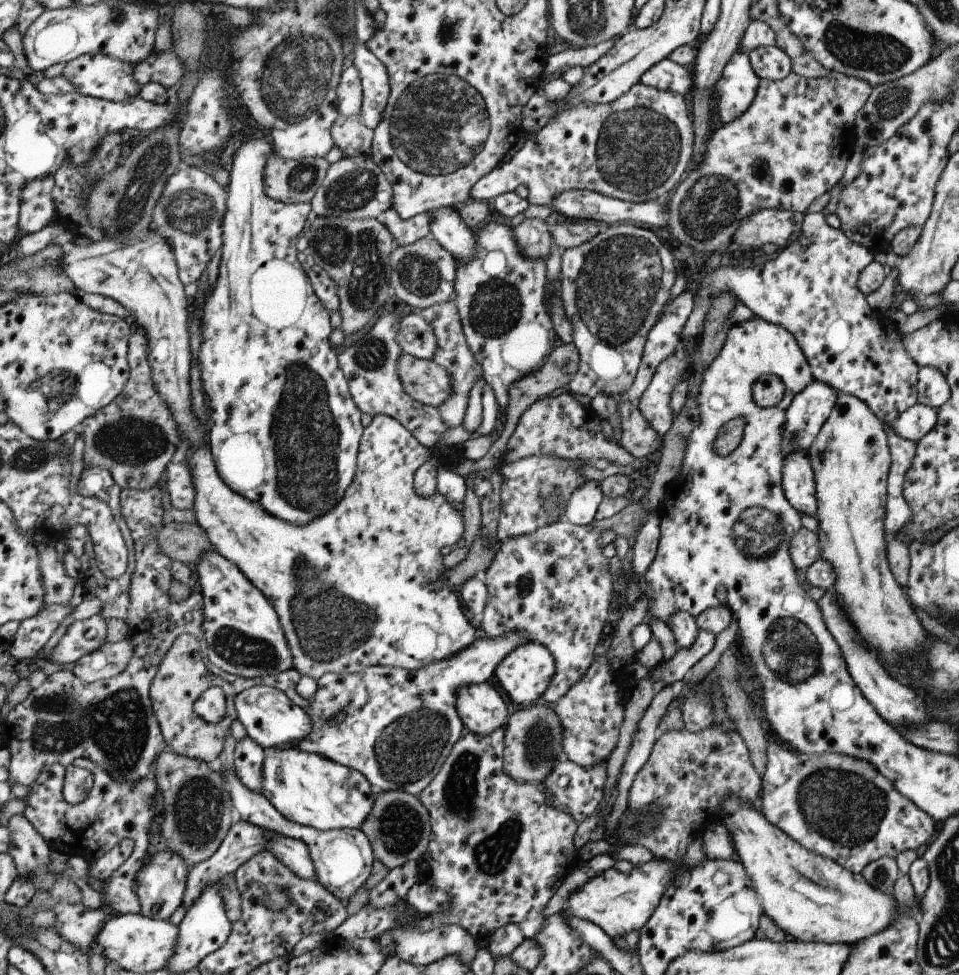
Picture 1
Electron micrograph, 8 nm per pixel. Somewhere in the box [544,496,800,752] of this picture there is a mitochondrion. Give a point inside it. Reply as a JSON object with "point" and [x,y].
{"point":[758,533]}

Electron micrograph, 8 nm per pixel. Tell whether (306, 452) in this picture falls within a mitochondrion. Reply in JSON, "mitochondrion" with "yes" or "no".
{"mitochondrion":"yes"}

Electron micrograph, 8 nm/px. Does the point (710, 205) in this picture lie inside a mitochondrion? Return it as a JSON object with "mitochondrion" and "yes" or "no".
{"mitochondrion":"yes"}

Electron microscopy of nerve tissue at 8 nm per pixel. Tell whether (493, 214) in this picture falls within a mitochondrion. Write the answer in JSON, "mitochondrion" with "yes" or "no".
{"mitochondrion":"no"}

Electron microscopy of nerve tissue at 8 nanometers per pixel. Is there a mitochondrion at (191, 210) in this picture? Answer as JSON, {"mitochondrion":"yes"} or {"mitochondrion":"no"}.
{"mitochondrion":"yes"}

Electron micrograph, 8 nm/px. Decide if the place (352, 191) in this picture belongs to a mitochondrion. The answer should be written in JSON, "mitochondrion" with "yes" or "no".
{"mitochondrion":"yes"}

